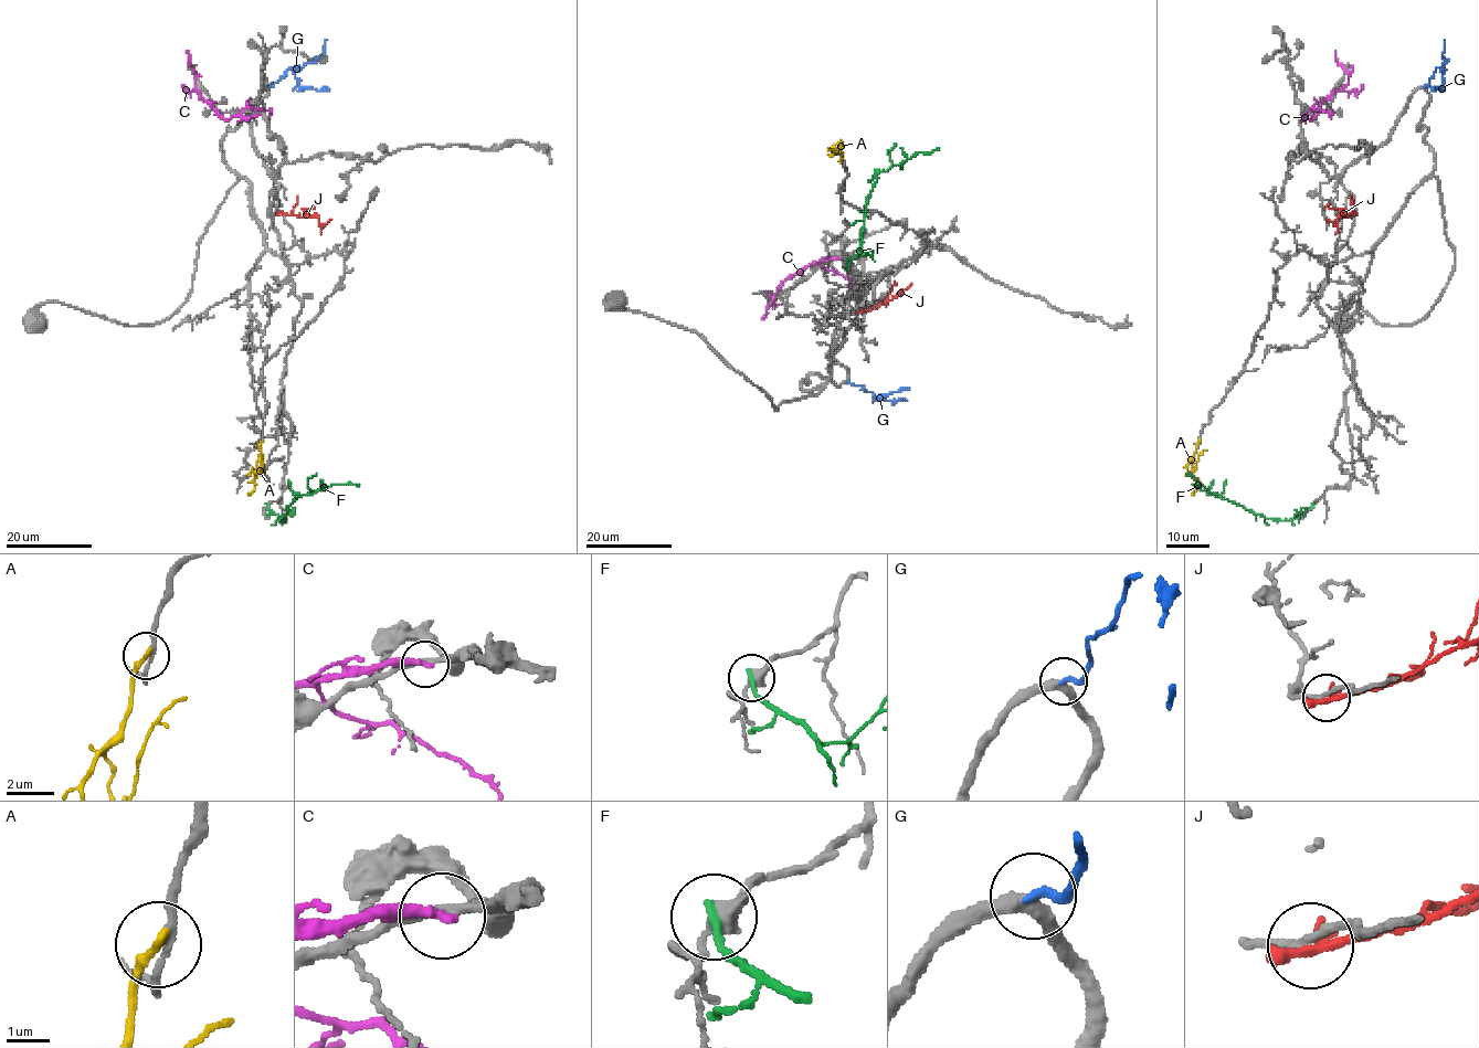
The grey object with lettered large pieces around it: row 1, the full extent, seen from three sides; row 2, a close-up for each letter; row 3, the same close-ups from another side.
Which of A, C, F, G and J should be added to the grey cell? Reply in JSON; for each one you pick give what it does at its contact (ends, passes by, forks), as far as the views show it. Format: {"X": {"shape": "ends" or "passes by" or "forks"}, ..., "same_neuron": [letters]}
{"A": {"shape": "ends"}, "same_neuron": ["A"]}

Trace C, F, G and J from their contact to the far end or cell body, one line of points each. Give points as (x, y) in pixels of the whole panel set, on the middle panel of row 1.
C: (837, 258), (812, 262), (788, 276), (778, 287), (774, 304), (767, 290)
F: (846, 268), (859, 252), (867, 200), (876, 176), (917, 154), (930, 154), (938, 147)
G: (848, 380), (875, 394), (874, 399), (907, 387)
J: (861, 310), (873, 309), (911, 283)

